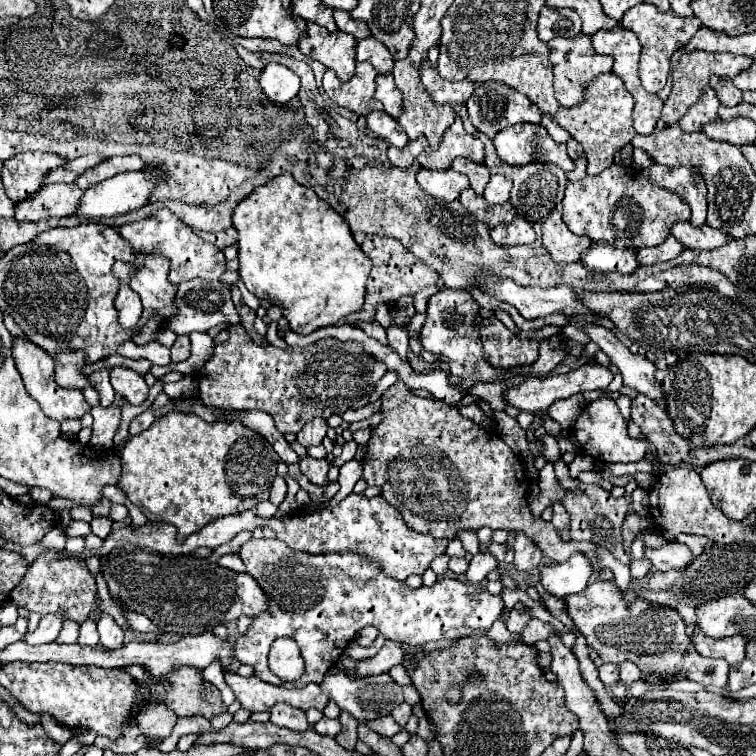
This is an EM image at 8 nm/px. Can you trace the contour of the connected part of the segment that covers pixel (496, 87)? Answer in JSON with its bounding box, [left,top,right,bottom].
[467,82,541,138]

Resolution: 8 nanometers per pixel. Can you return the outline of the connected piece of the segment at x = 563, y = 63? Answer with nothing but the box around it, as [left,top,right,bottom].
[547,34,613,108]

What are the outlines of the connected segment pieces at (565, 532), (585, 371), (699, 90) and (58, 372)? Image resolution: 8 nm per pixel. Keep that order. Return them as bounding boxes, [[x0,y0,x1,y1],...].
[[551,502,569,540],[503,364,613,414],[659,52,753,128],[53,350,91,390]]

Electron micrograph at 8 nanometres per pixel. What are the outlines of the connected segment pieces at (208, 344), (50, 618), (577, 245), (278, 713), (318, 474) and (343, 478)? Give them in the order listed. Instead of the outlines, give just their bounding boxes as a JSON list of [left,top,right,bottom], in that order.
[[150,332,215,379],[25,612,65,646],[541,210,591,262],[271,704,309,732],[299,458,329,486],[325,460,361,507]]

